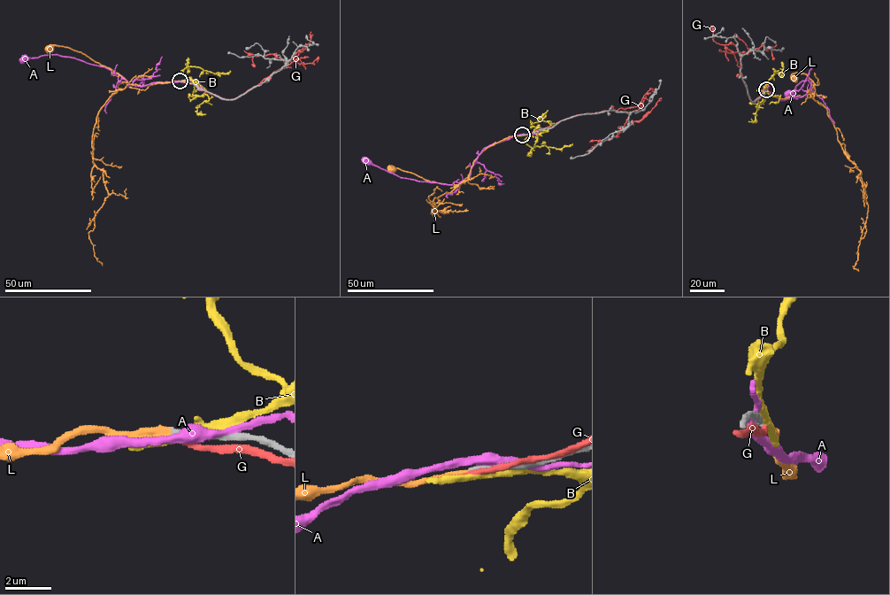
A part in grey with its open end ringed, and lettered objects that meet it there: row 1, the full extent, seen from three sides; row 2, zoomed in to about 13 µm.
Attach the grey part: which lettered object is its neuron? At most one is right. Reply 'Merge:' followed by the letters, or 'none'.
Merge: L

